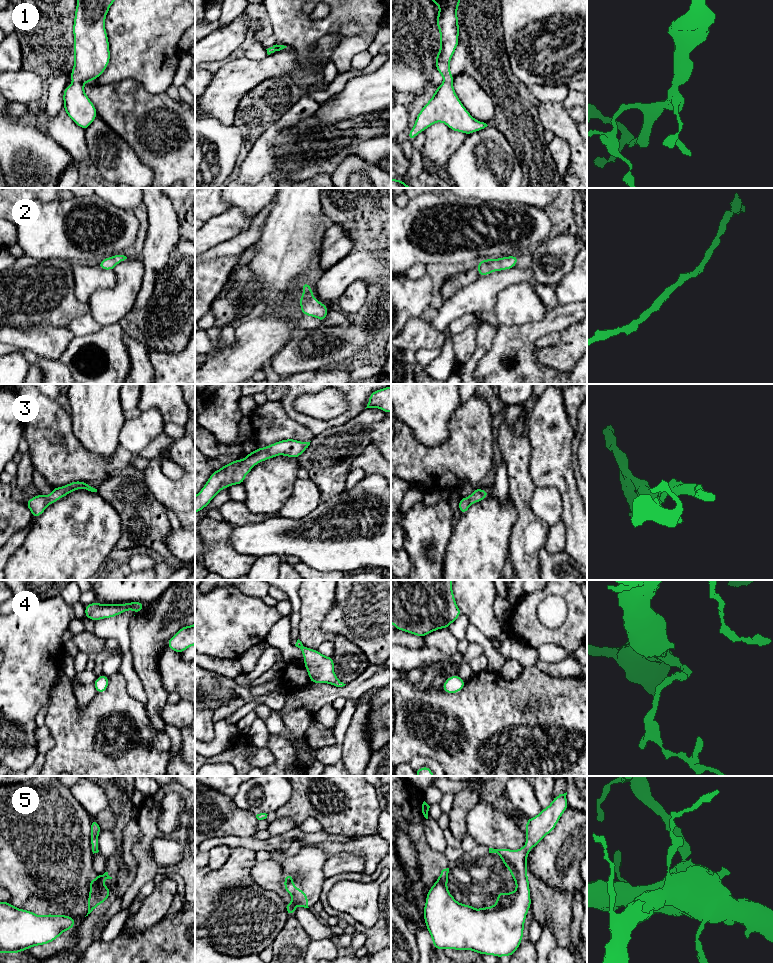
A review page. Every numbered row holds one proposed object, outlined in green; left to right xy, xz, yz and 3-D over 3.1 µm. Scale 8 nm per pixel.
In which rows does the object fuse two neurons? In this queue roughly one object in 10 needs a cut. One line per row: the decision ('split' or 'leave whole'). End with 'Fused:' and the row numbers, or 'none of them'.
1: leave whole
2: leave whole
3: leave whole
4: leave whole
5: leave whole
Fused: none of them

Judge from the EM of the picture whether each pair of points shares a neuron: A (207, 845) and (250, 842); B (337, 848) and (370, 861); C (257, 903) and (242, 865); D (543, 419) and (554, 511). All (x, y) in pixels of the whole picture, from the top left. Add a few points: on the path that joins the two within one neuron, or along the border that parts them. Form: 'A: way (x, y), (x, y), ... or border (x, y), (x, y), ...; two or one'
A: way (218, 841), (239, 842); one
B: way (346, 848), (361, 848), (365, 852); one
C: way (252, 894), (252, 885), (242, 874); one
D: border (536, 487), (553, 486), (560, 495), (562, 507); two

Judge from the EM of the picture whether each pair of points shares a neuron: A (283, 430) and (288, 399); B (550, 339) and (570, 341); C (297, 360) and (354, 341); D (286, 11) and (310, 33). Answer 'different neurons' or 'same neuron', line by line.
A: different neurons
B: different neurons
C: same neuron
D: same neuron

